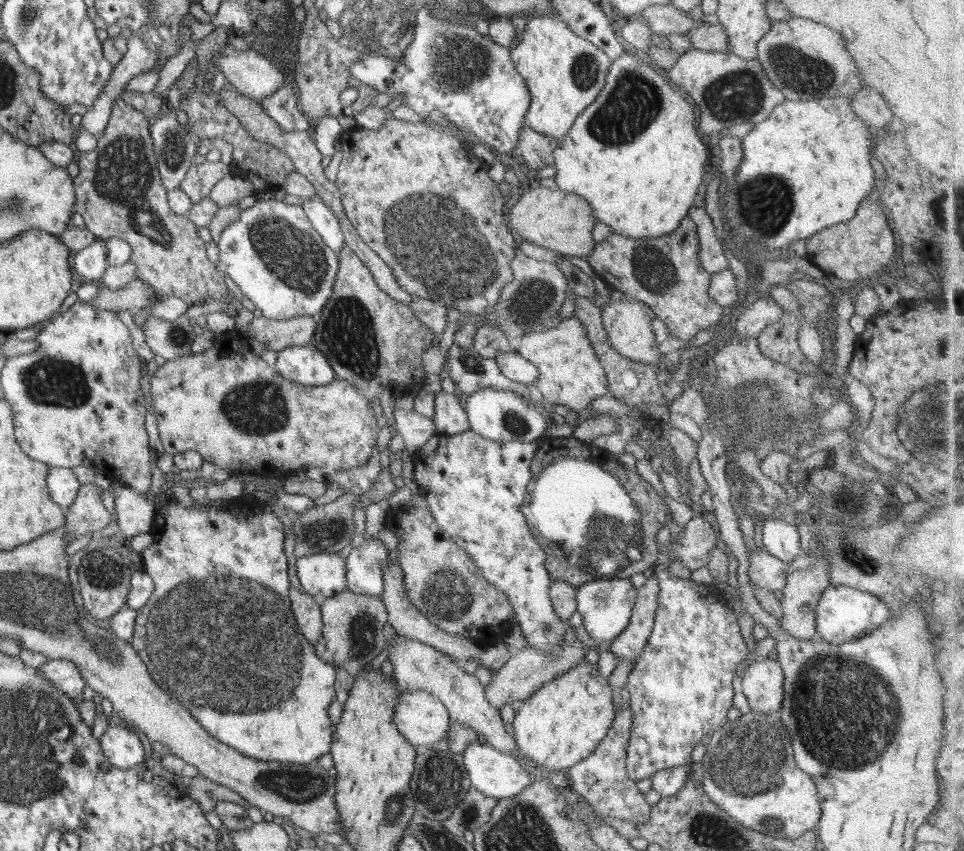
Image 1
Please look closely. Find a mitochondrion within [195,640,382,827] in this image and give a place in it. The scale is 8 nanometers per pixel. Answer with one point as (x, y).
(293, 786)

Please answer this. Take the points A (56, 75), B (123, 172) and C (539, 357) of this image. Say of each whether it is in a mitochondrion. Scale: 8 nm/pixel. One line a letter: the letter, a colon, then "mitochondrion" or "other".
A: other
B: mitochondrion
C: other

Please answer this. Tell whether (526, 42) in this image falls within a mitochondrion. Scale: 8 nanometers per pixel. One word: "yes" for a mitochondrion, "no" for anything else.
no

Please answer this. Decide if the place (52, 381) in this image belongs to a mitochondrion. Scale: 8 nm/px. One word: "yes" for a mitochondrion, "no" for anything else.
yes

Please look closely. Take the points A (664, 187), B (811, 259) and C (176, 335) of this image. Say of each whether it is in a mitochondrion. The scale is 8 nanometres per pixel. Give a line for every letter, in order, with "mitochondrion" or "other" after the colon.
A: other
B: other
C: mitochondrion

